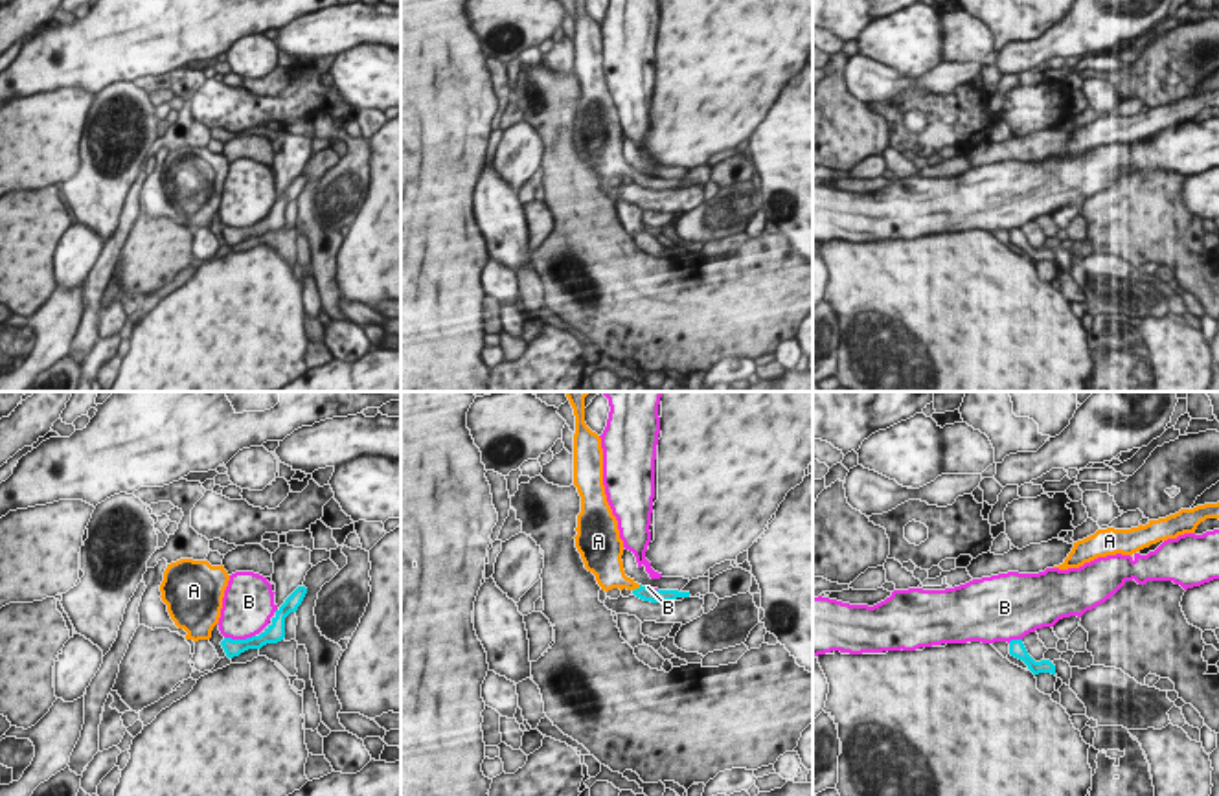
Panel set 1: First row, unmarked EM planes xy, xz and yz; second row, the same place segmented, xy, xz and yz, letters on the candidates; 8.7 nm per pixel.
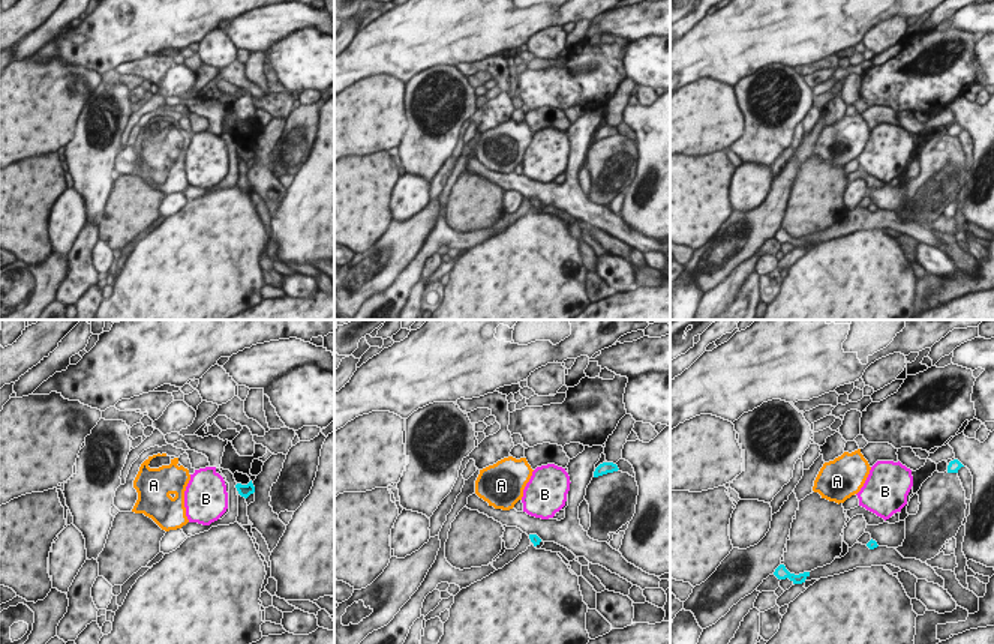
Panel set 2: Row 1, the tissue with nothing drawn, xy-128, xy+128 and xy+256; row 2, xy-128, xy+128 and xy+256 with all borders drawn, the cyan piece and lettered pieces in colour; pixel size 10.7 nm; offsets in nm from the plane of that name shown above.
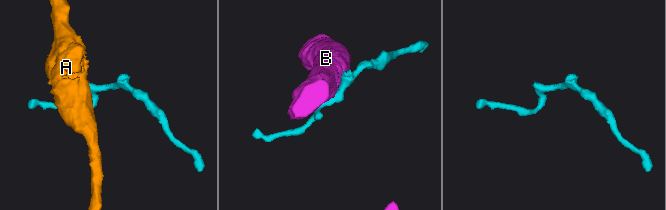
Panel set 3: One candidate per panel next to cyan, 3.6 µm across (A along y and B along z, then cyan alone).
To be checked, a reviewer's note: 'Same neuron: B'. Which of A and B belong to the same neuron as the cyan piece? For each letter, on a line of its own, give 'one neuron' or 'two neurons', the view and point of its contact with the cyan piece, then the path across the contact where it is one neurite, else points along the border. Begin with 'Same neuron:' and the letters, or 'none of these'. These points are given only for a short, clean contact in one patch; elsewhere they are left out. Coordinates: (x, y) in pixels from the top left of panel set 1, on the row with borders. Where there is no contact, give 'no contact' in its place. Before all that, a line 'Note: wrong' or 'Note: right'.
Note: wrong
Same neuron: A
A: one neuron; meets cyan in xz at (637, 589); runs through xz (655, 596), (637, 589), (613, 576)
B: two neurons; meets cyan in xy at (239, 640); border along xy (254, 635), (225, 638)

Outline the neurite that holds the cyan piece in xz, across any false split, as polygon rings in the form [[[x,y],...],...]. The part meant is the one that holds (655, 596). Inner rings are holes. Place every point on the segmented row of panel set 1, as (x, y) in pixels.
[[[564,392],[575,415],[574,434],[574,485],[581,496],[577,515],[575,548],[585,568],[596,575],[601,590],[627,588],[636,597],[651,603],[689,597],[689,592],[651,590],[625,575],[623,540],[620,539],[618,520],[607,502],[603,485],[603,449],[601,438],[585,423],[585,397],[590,392]]]

